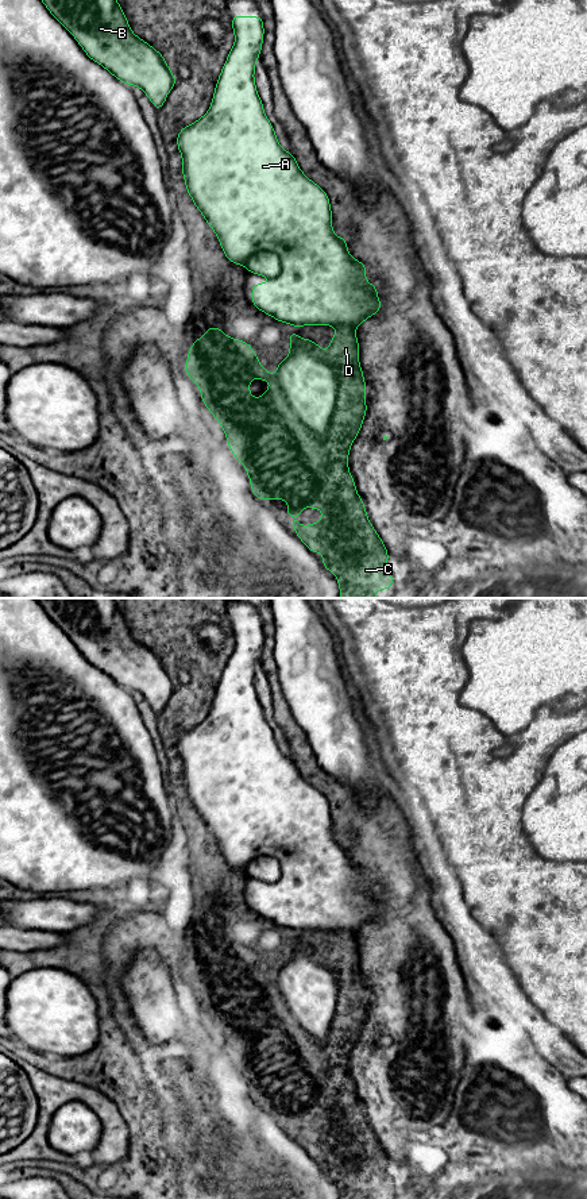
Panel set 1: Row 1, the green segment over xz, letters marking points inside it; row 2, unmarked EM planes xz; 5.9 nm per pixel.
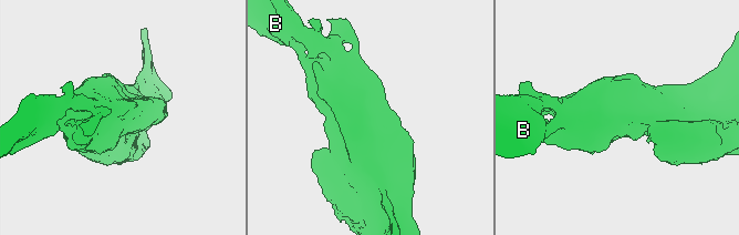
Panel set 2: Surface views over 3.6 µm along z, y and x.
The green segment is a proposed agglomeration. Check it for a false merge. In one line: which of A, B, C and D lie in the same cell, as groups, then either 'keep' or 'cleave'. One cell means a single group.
A B / C D | cleave

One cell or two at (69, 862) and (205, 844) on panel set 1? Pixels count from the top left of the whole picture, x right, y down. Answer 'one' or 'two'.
two

